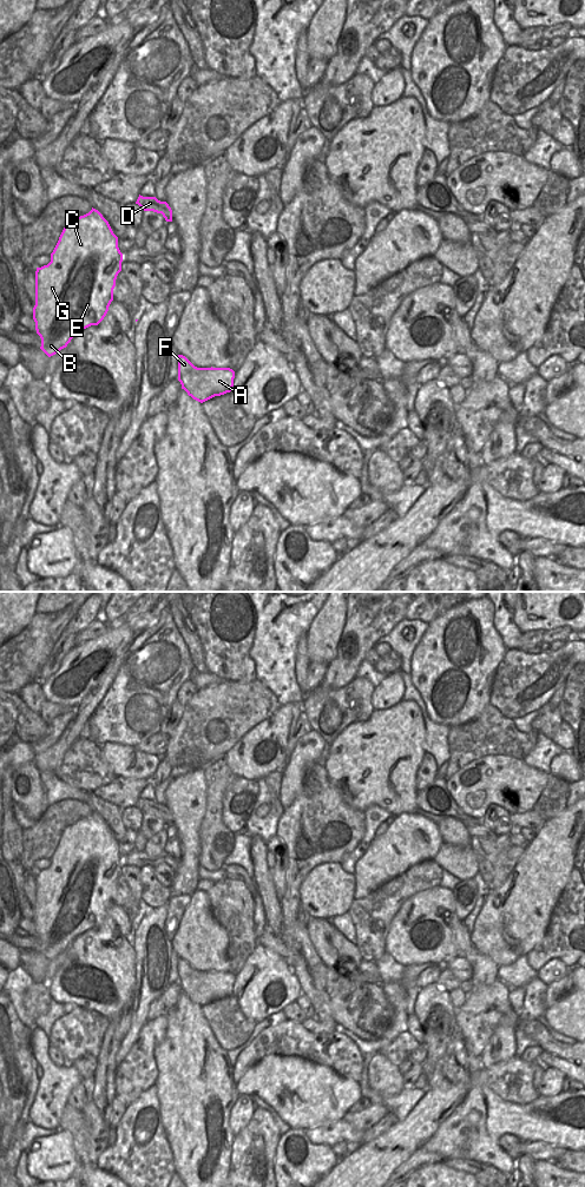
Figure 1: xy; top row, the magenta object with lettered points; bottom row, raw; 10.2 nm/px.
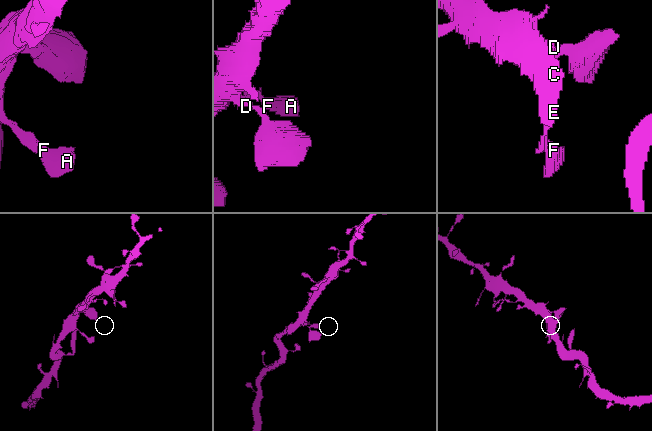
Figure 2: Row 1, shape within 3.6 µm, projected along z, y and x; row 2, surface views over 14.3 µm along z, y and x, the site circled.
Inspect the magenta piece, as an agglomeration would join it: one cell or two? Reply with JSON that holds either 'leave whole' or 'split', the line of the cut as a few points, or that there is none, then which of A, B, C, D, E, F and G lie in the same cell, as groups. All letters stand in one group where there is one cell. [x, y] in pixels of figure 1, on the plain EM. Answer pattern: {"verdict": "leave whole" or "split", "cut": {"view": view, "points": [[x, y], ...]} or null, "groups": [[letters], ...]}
{"verdict": "leave whole", "cut": null, "groups": [["A", "B", "C", "D", "E", "F", "G"]]}

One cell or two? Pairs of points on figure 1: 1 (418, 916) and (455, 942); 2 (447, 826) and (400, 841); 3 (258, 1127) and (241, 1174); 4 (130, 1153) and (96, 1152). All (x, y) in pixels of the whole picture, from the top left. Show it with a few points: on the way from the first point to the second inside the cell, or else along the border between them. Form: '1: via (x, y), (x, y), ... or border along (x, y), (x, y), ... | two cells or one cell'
1: via (427, 918), (435, 920), (446, 932) | one cell
2: border along (436, 823), (438, 831), (444, 842) | two cells
3: via (251, 1139), (251, 1146), (245, 1152), (245, 1162) | one cell
4: border along (109, 1145), (94, 1164) | two cells

